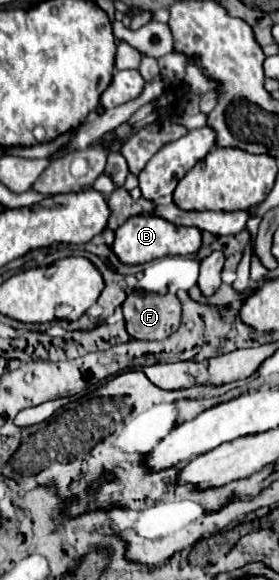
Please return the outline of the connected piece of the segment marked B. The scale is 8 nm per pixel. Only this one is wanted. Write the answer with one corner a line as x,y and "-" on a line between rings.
134,215
124,221
116,229
116,239
112,251
118,255
122,263
146,263
158,257
166,255
190,255
198,253
202,247
202,231
196,231
196,227
176,227
174,223
168,223
166,219
160,219
158,215

